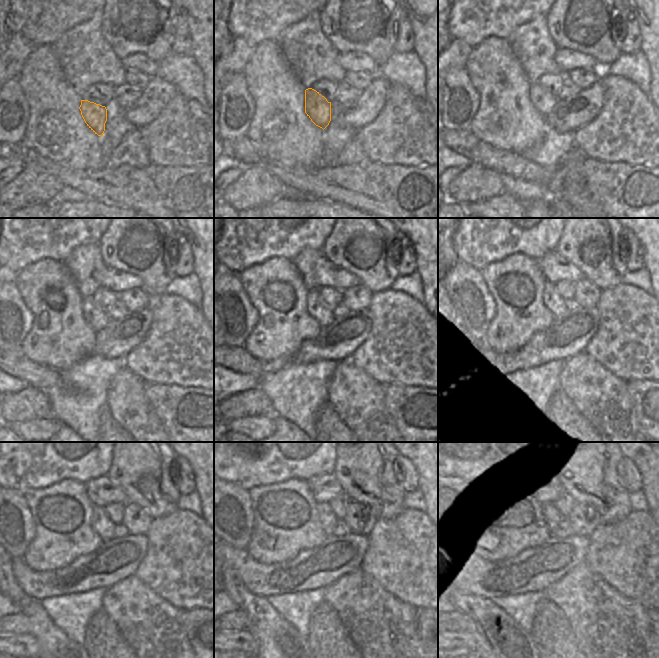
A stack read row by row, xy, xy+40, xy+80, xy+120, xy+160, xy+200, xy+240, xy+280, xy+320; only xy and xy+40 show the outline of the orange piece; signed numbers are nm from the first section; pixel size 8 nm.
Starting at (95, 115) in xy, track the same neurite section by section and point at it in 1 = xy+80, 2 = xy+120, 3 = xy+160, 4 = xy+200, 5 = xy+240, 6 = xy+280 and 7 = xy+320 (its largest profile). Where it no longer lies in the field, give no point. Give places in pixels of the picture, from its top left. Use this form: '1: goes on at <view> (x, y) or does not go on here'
1: goes on at xy+80 (543, 101)
2: goes on at xy+120 (97, 319)
3: goes on at xy+160 (316, 308)
4: goes on at xy+200 (553, 302)
5: goes on at xy+240 (100, 522)
6: goes on at xy+280 (328, 520)
7: goes on at xy+320 (552, 516)

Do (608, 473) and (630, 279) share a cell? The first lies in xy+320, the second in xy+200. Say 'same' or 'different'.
different

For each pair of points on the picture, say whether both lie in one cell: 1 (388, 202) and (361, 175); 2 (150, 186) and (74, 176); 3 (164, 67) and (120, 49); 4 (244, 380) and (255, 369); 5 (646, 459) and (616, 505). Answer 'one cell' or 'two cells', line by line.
1: one cell
2: one cell
3: two cells
4: two cells
5: two cells

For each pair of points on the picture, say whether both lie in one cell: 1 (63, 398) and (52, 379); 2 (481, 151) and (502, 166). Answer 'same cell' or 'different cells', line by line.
1: different cells
2: same cell

